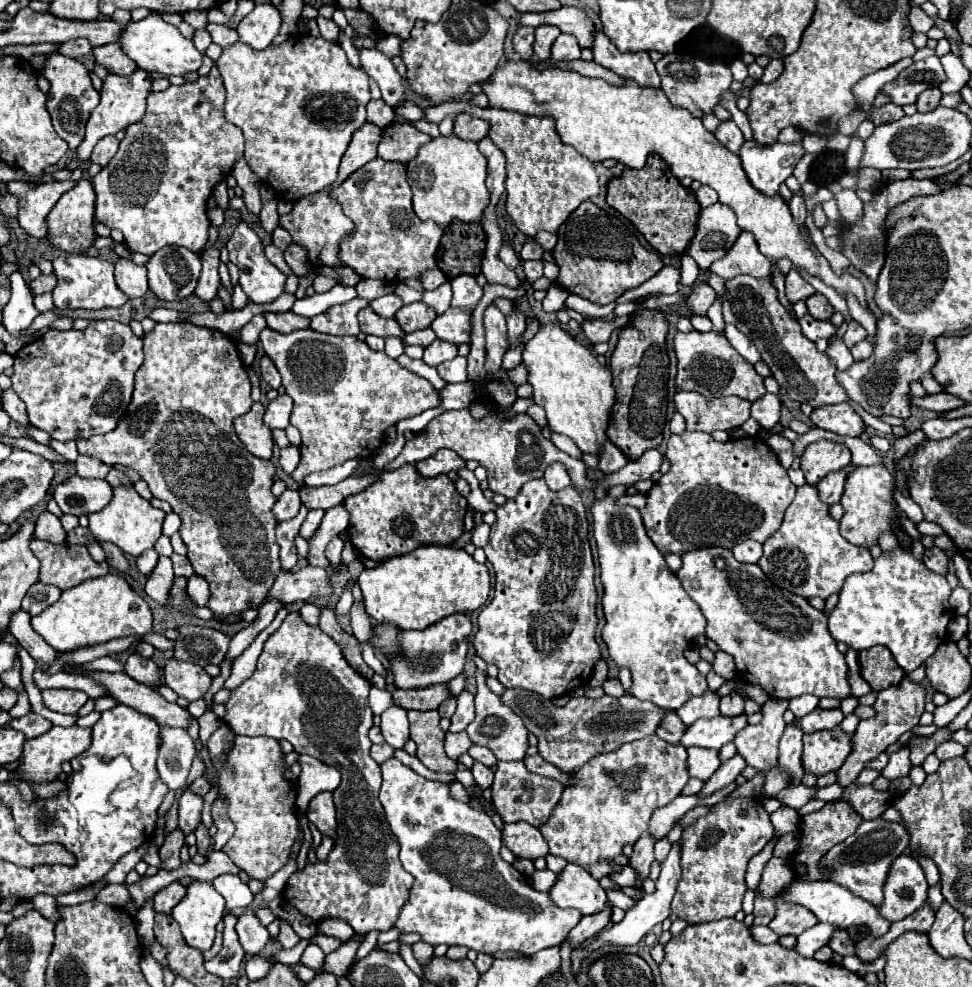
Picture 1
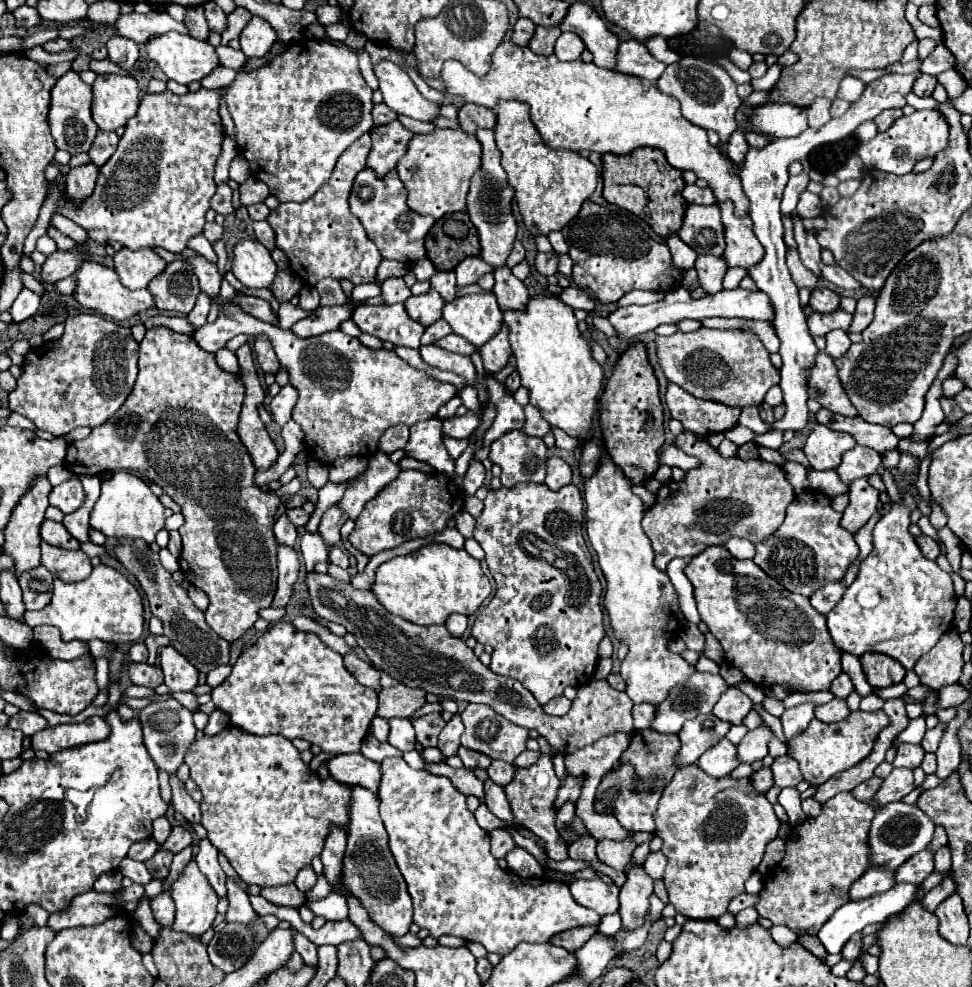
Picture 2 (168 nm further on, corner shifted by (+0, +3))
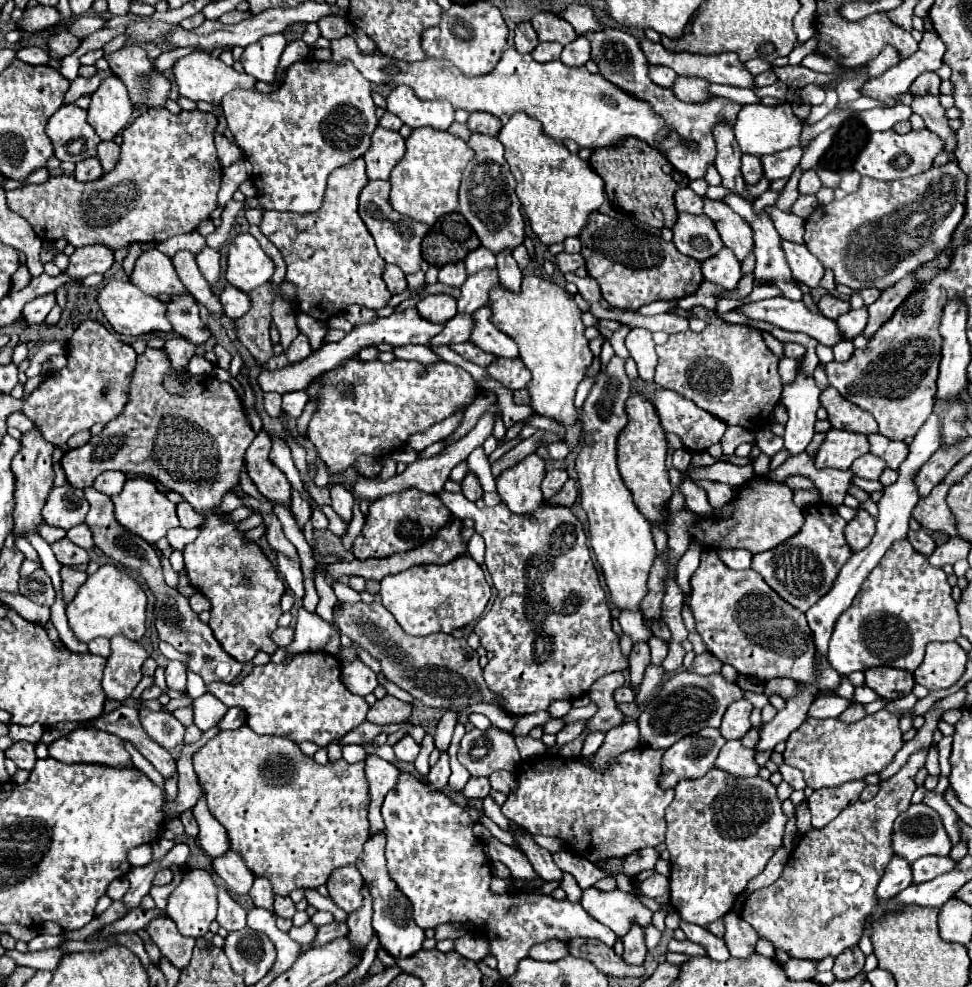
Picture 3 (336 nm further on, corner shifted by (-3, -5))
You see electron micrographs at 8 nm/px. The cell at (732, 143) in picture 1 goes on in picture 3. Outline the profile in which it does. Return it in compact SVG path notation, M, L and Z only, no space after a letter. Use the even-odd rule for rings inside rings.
M743 155L743 165L741 165L741 171L743 171L743 179L747 185L755 185L761 177L763 177L763 165L761 165L761 159L759 157L753 157L753 155Z

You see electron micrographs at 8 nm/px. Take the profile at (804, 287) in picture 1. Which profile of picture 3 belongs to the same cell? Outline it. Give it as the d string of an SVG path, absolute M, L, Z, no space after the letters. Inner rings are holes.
M783 241L781 249L785 253L785 259L789 263L793 279L799 283L809 285L811 289L819 287L819 281L825 273L821 261L803 245L803 243L793 243L793 241Z

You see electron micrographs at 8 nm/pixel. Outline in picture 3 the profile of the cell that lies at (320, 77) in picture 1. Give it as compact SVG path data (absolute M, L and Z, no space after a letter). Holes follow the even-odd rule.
M315 59L297 61L287 69L287 79L281 89L267 95L255 91L231 91L221 101L221 107L237 145L253 165L251 179L257 187L257 201L265 211L315 213L323 203L329 173L361 157L369 149L371 133L377 127L371 83L351 63L333 65Z

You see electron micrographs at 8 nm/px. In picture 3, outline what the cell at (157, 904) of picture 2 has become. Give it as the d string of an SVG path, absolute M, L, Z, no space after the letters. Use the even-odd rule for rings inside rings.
M157 917L153 919L145 931L149 933L151 941L159 947L161 955L171 963L175 965L177 969L185 969L191 961L191 953L193 953L193 947L195 947L195 939L193 937L183 937L173 919L169 917Z

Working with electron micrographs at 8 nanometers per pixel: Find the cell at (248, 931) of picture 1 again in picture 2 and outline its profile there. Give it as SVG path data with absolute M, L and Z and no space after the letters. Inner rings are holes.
M228 879L228 901L230 901L230 905L226 911L226 921L242 923L242 925L250 927L258 919L258 913L252 909L248 895L232 879Z

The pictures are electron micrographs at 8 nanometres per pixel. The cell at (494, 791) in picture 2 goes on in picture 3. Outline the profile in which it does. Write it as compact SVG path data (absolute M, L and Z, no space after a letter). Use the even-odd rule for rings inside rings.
M513 831L513 837L517 837L519 845L523 847L529 863L533 865L535 873L543 879L543 881L561 881L563 879L563 871L553 863L551 859L551 853L543 847L539 847L531 835L523 835L523 833L517 833Z

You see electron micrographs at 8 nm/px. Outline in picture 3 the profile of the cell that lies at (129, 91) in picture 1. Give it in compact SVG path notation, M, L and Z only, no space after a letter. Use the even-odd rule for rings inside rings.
M109 75L91 95L91 105L87 109L87 123L95 129L95 133L103 141L107 141L129 125L131 113L133 105L129 103L125 85L115 75Z

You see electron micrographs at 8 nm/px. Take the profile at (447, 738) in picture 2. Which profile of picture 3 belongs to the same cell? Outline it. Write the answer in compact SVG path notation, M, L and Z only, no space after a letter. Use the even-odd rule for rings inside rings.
M447 751L441 753L439 761L435 767L431 767L429 775L427 775L427 787L431 791L443 791L443 787L447 785L447 779L451 775L451 769L449 769L449 755Z

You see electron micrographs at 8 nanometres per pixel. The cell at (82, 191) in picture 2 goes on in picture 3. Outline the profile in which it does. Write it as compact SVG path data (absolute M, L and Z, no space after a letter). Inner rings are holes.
M89 157L89 159L83 159L77 163L77 169L75 169L75 179L77 181L95 181L103 175L103 167L99 163L97 157Z

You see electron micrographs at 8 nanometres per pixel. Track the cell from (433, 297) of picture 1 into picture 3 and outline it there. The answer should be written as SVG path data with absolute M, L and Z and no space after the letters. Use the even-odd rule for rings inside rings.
M457 261L457 263L447 263L445 267L439 269L439 281L451 287L461 287L467 279L467 271L465 271L465 263Z

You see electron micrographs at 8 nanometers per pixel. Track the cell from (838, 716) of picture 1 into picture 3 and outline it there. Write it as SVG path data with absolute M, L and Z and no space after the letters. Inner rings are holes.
M849 705L847 707L847 711L843 711L841 713L841 721L845 721L845 723L855 723L855 721L859 721L859 719L863 719L867 715L867 711L865 711L865 707L863 705Z

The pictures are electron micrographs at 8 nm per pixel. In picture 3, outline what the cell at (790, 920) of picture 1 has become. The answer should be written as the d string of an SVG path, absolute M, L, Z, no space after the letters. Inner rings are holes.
M929 747L915 751L899 773L881 783L875 799L849 805L821 831L807 831L781 877L773 885L747 895L741 917L761 939L769 939L777 951L785 951L789 957L809 961L821 961L827 955L837 957L859 943L865 919L879 905L875 889L893 857L893 821L909 809L915 791L913 779L925 767L927 753Z

